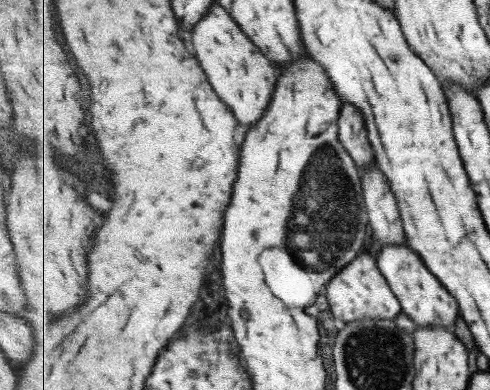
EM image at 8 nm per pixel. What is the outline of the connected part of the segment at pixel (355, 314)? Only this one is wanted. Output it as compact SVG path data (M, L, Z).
M360 254L344 271L339 272L328 284L326 295L336 318L345 324L371 317L375 319L395 319L403 312L400 300L381 273L378 260L369 254Z

